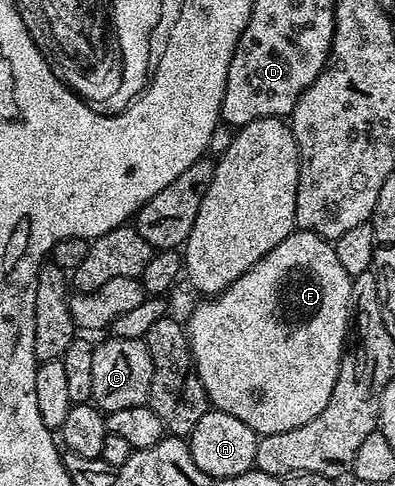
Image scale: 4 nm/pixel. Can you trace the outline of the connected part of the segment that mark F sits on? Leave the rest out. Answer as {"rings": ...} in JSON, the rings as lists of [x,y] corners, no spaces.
{"rings":[[[297,228],[293,233],[288,234],[278,246],[271,248],[271,252],[263,256],[263,260],[259,260],[247,273],[239,276],[239,280],[235,280],[222,294],[201,300],[201,303],[189,314],[187,333],[189,347],[193,353],[193,364],[197,368],[199,380],[203,380],[203,388],[209,397],[210,407],[235,416],[235,420],[243,420],[243,424],[247,424],[247,428],[251,428],[259,436],[291,432],[307,424],[307,420],[315,420],[315,416],[319,416],[319,412],[327,408],[327,400],[331,400],[331,392],[339,376],[341,355],[347,342],[347,327],[351,322],[350,296],[351,275],[343,272],[343,264],[339,264],[336,245],[328,238],[320,238],[318,234],[313,234],[309,230]]]}

